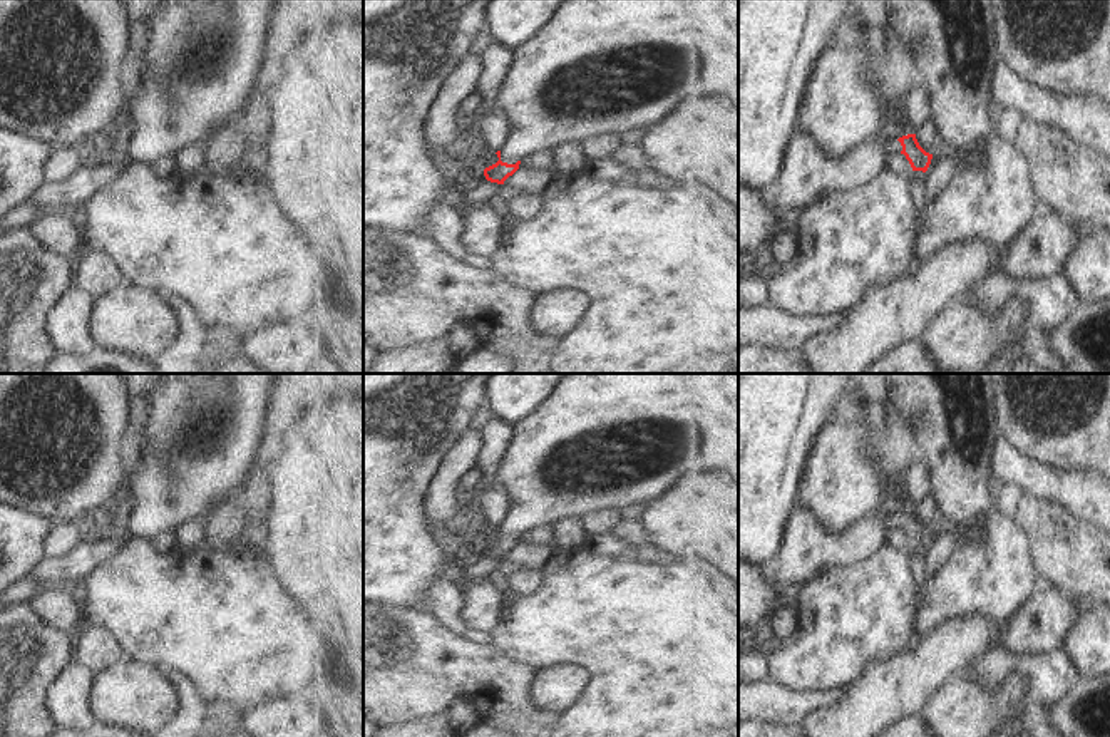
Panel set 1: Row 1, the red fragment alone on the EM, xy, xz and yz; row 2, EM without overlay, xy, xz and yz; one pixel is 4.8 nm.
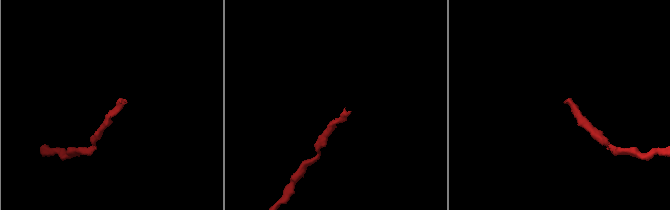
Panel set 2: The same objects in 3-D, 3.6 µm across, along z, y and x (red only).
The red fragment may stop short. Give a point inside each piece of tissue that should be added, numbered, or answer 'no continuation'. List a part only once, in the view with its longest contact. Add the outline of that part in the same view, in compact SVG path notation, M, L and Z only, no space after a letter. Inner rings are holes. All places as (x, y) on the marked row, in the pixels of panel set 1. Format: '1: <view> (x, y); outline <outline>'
1: xz (598, 67); outline M564 0L552 18L529 42L512 49L512 54L496 97L496 109L507 119L507 139L501 149L501 161L507 164L536 152L552 152L556 146L579 146L589 137L623 136L631 129L645 129L690 97L727 95L738 107L738 0Z

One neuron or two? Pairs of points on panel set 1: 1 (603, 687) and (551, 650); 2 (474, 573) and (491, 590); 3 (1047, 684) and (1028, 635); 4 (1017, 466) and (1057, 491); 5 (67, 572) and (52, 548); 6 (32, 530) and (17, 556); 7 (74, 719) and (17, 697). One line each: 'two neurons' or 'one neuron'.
1: one neuron
2: two neurons
3: two neurons
4: one neuron
5: two neurons
6: one neuron
7: two neurons

